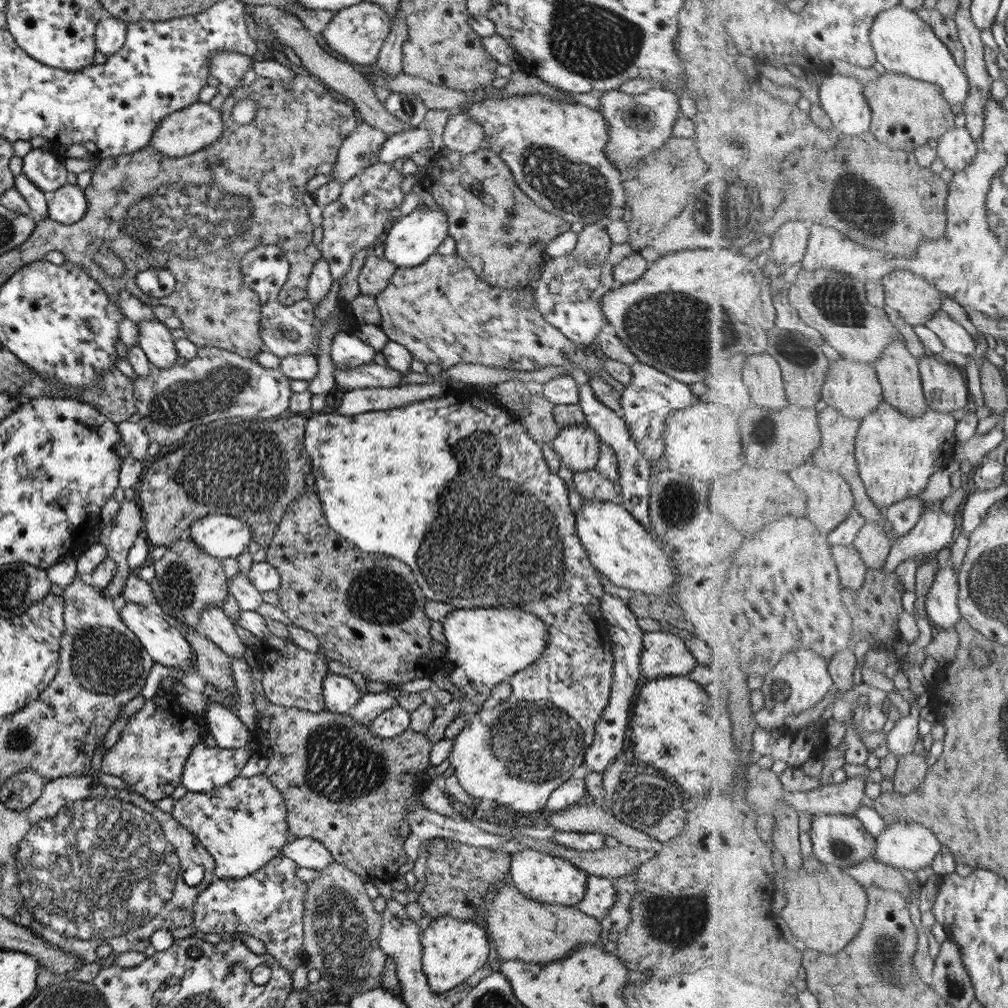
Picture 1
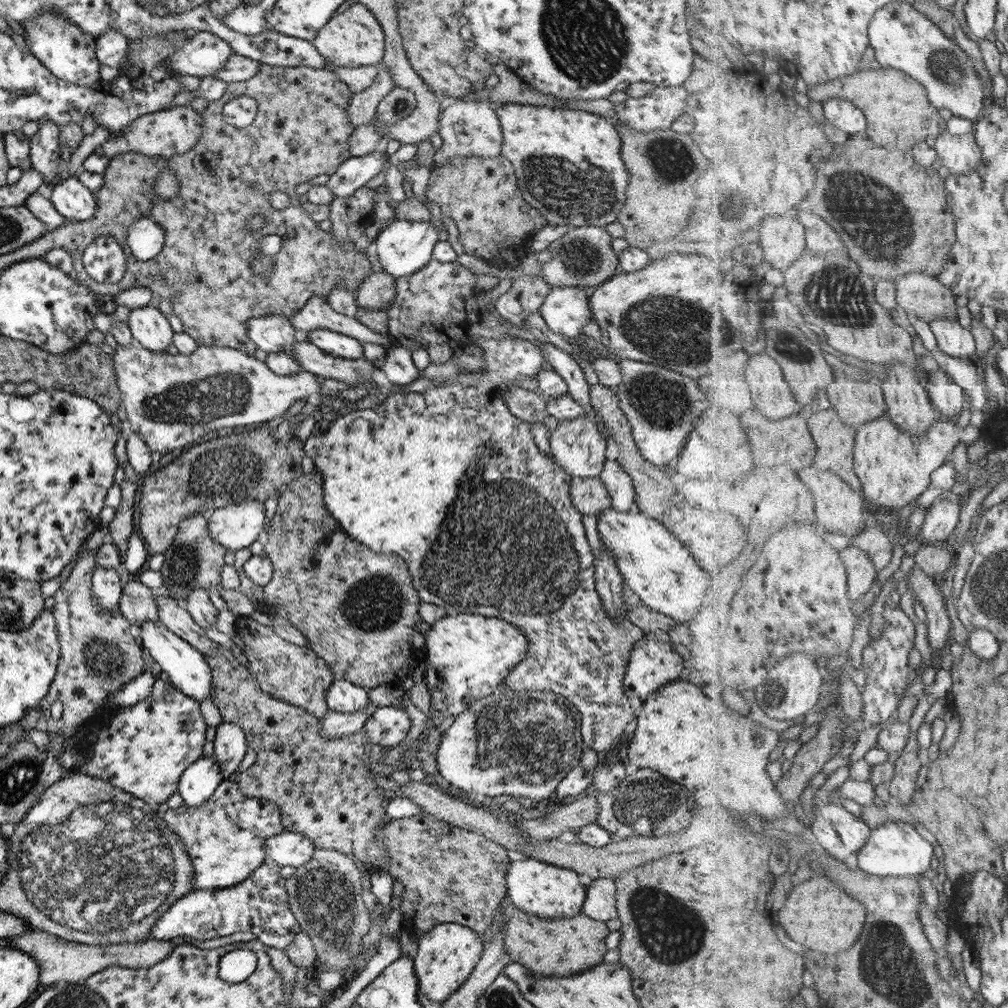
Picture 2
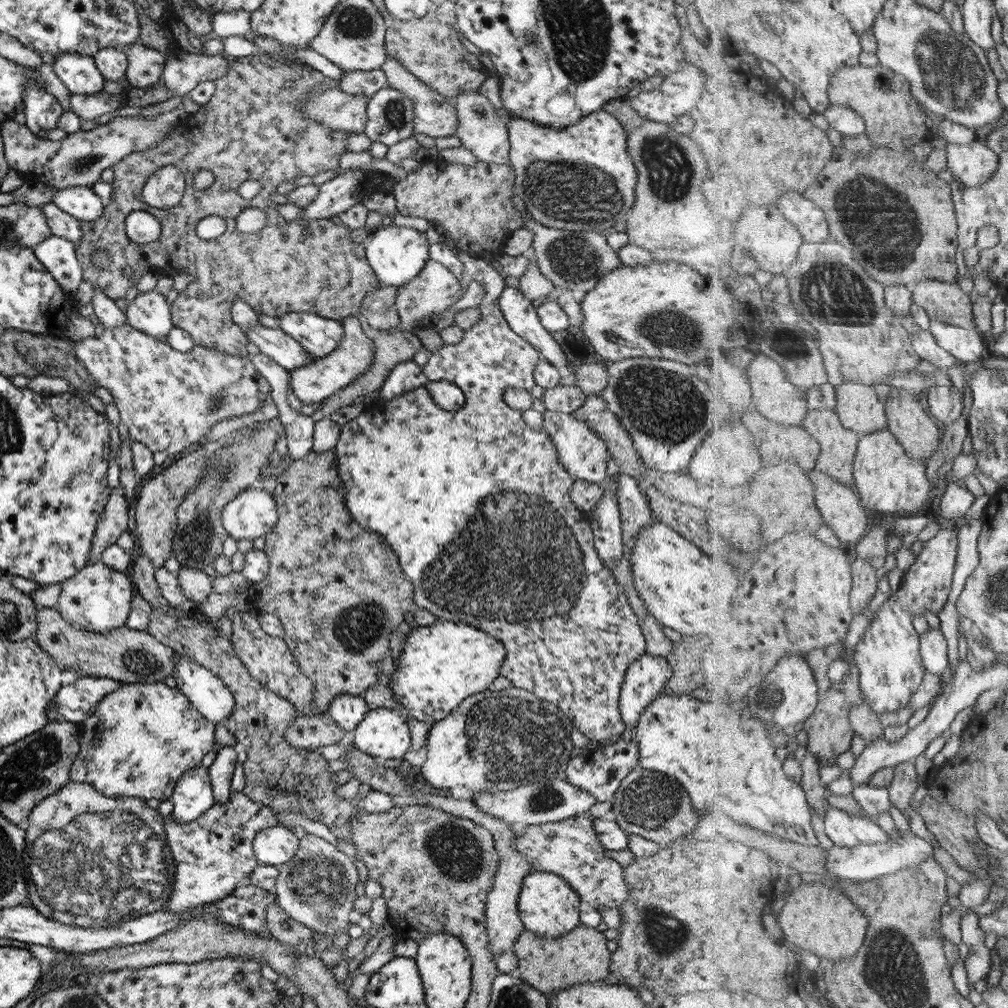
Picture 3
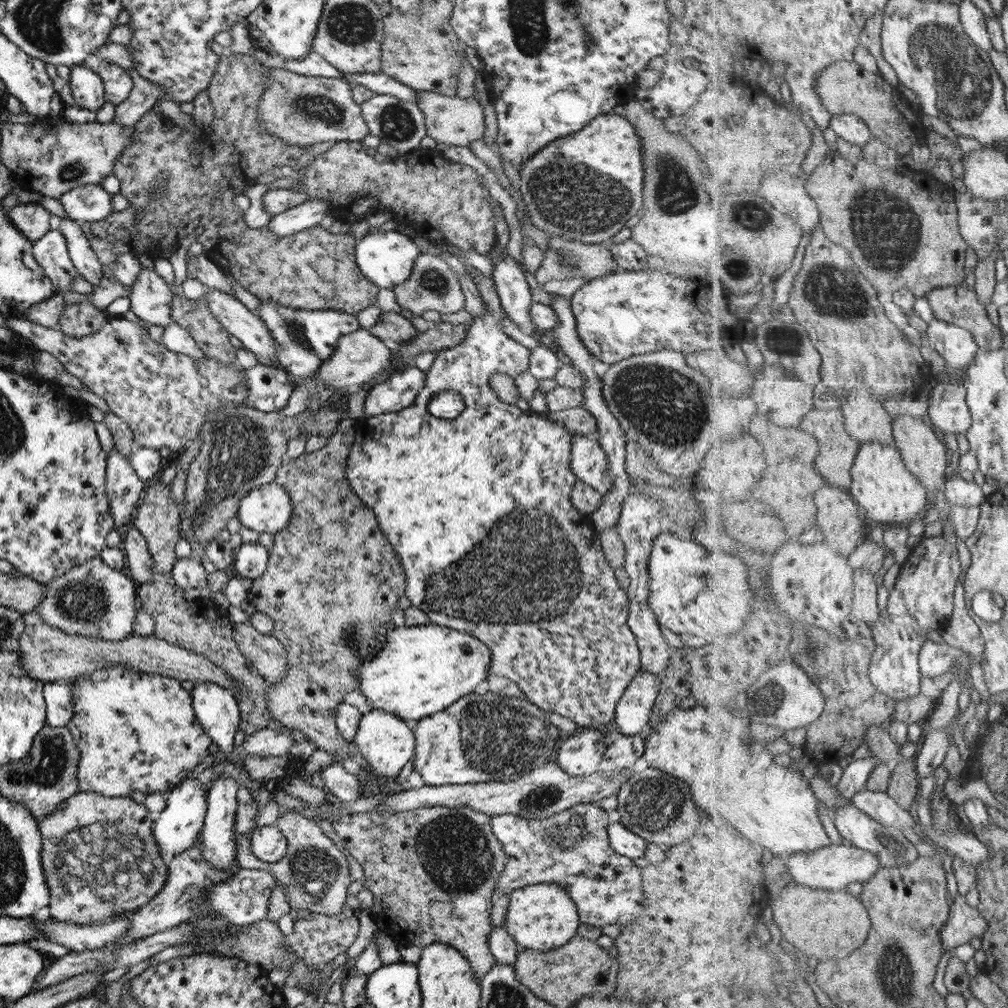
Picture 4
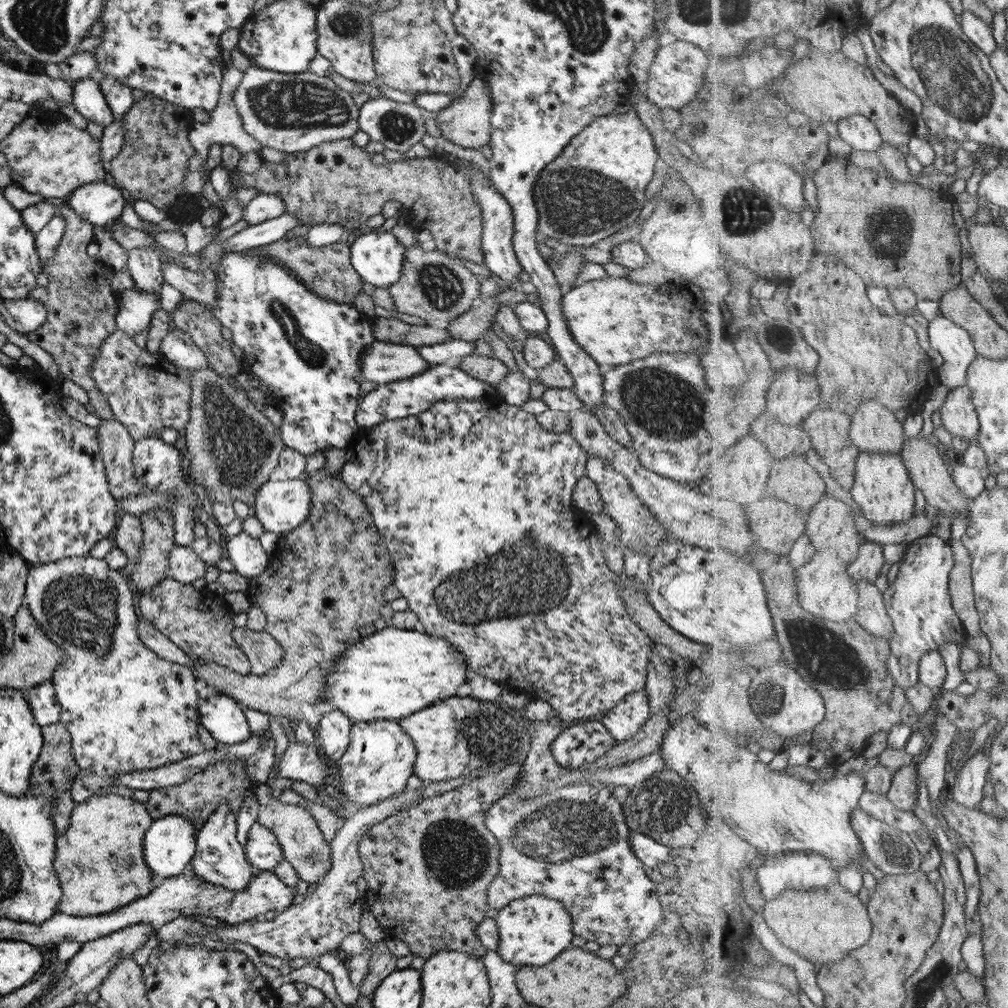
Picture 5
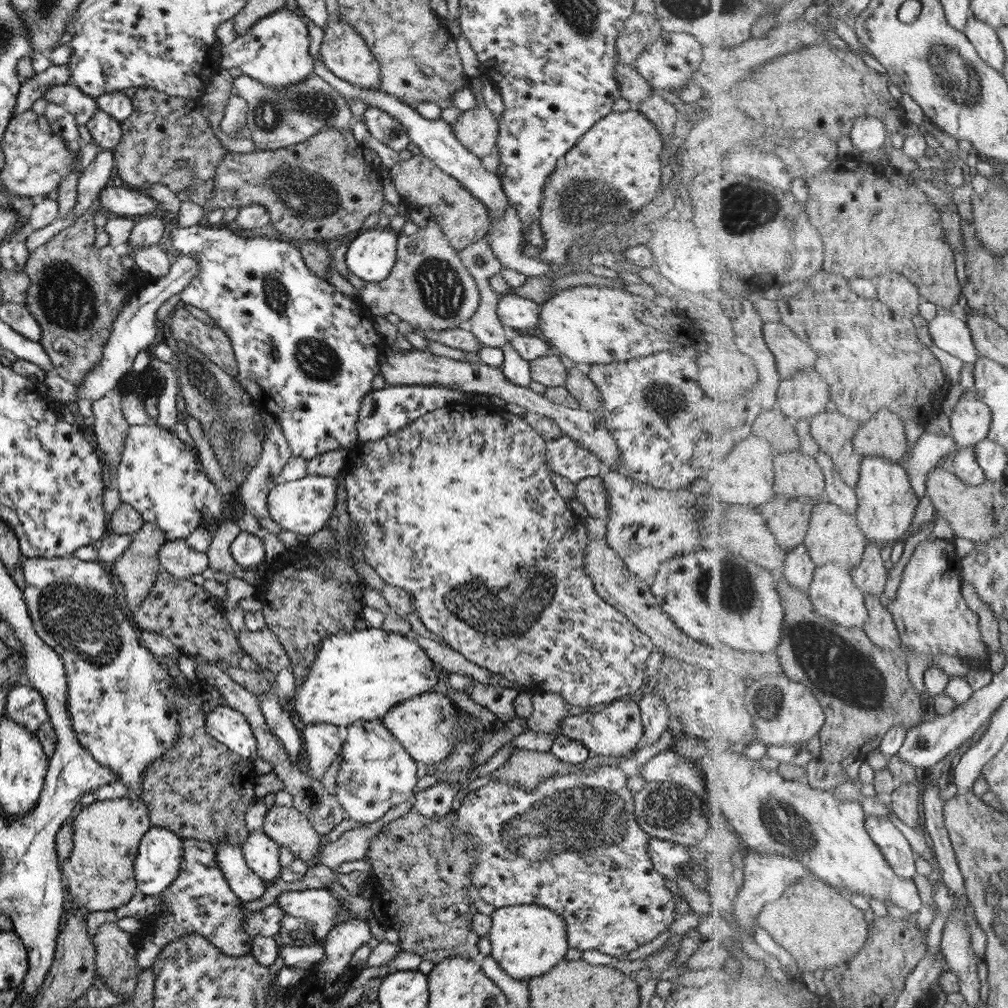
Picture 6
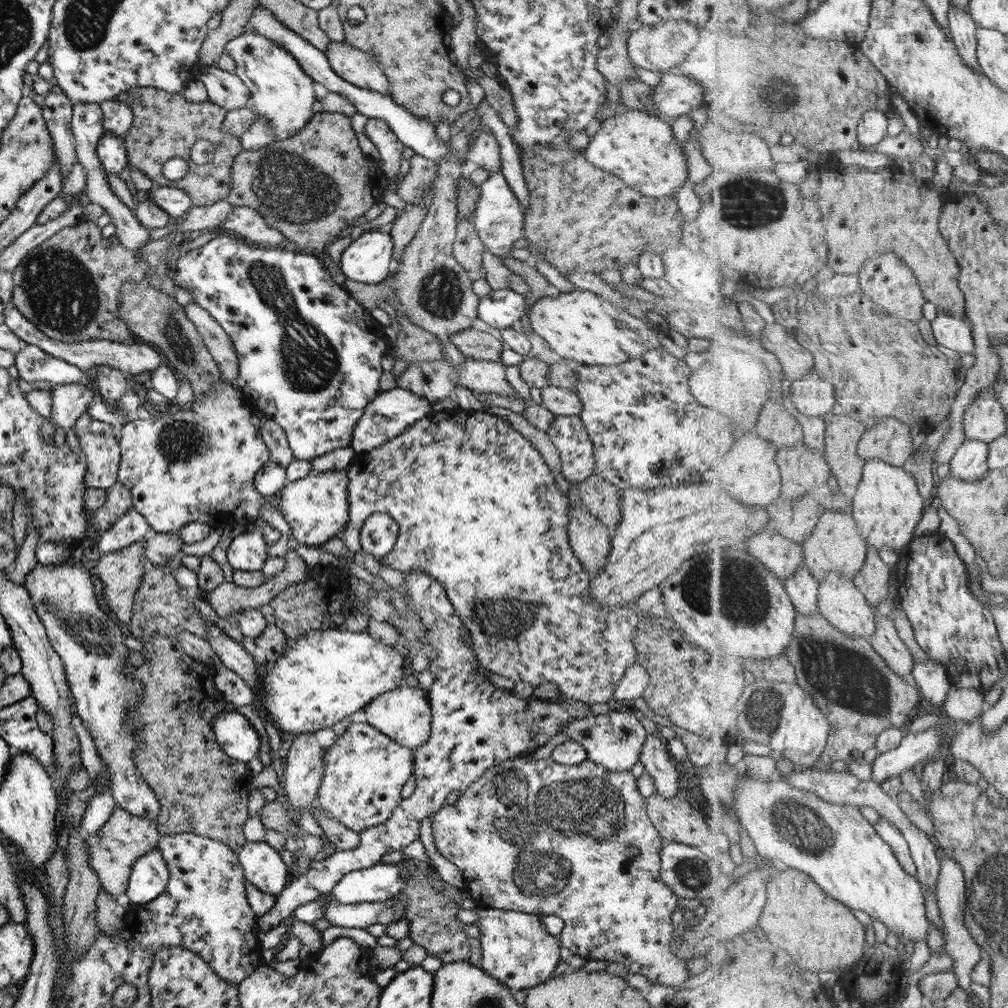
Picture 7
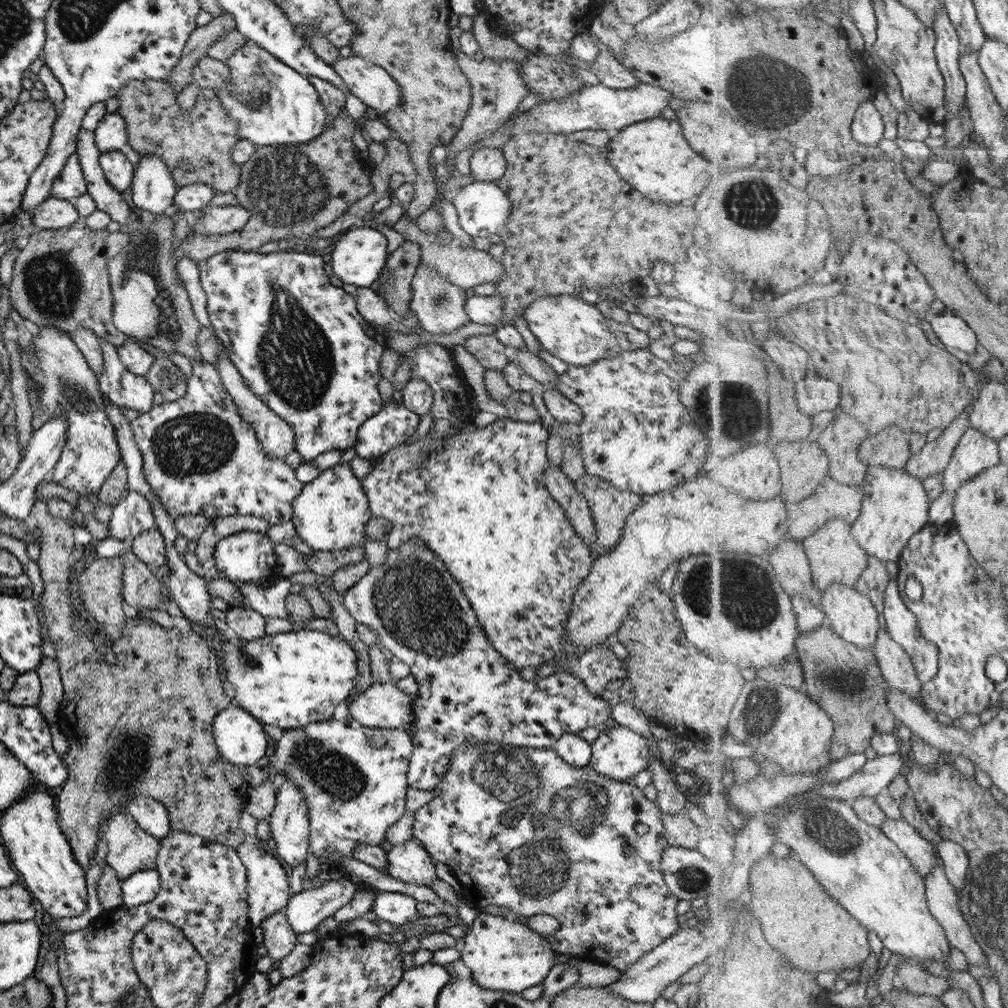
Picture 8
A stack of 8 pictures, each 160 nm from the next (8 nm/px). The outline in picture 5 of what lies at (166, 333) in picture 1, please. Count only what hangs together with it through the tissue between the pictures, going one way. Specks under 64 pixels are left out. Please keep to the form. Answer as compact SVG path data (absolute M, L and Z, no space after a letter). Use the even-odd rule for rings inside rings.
M150 245L127 249L127 274L133 280L133 287L142 292L158 292L162 282L159 253Z

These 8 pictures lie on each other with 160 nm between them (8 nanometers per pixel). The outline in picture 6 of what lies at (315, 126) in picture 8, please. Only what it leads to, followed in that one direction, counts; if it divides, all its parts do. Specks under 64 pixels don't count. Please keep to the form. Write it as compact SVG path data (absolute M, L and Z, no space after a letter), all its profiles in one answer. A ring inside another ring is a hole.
M280 8L261 18L249 27L231 44L218 45L218 62L222 68L239 68L243 76L267 86L267 88L287 88L291 84L303 82L312 74L312 57L309 55L309 35L305 22L288 11Z

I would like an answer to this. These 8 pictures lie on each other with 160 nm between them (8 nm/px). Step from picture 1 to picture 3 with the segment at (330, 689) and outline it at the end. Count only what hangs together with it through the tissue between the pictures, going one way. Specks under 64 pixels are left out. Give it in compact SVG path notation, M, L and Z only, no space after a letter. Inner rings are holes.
M339 693L329 704L328 715L344 732L353 730L368 712L362 695Z

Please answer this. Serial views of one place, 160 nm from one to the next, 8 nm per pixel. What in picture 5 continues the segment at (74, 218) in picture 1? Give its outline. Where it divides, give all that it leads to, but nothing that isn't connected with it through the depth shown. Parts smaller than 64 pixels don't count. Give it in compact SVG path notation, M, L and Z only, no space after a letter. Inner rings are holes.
M104 181L78 186L65 199L79 219L93 226L115 223L128 200L127 195L118 186L114 187Z

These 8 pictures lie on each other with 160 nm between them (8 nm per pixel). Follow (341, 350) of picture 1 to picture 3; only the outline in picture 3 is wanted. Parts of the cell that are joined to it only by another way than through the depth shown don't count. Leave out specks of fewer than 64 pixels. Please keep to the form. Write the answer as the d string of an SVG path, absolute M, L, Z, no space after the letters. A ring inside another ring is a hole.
M288 312L280 315L277 320L278 328L295 339L312 360L327 356L342 340L342 323L337 319L311 313Z

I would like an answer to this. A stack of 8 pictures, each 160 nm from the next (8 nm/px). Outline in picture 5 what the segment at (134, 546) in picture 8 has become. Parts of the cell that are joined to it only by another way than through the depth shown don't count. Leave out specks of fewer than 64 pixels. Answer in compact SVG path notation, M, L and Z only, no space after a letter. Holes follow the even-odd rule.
M174 545L167 556L168 569L176 582L191 583L204 575L207 564L204 564L187 546Z

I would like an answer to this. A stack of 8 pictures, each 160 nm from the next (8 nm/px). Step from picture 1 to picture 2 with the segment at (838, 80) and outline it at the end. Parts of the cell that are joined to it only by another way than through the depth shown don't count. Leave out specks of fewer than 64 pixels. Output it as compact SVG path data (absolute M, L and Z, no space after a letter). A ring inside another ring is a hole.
M831 98L823 101L823 115L835 128L849 134L868 129L868 118L854 102L845 98Z

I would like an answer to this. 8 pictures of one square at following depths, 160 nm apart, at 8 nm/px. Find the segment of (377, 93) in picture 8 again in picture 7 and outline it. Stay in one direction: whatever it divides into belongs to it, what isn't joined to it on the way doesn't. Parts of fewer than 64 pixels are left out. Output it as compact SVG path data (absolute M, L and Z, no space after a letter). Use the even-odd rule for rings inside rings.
M345 40L329 41L323 53L332 72L344 82L363 90L389 95L389 82L370 54L352 47Z

